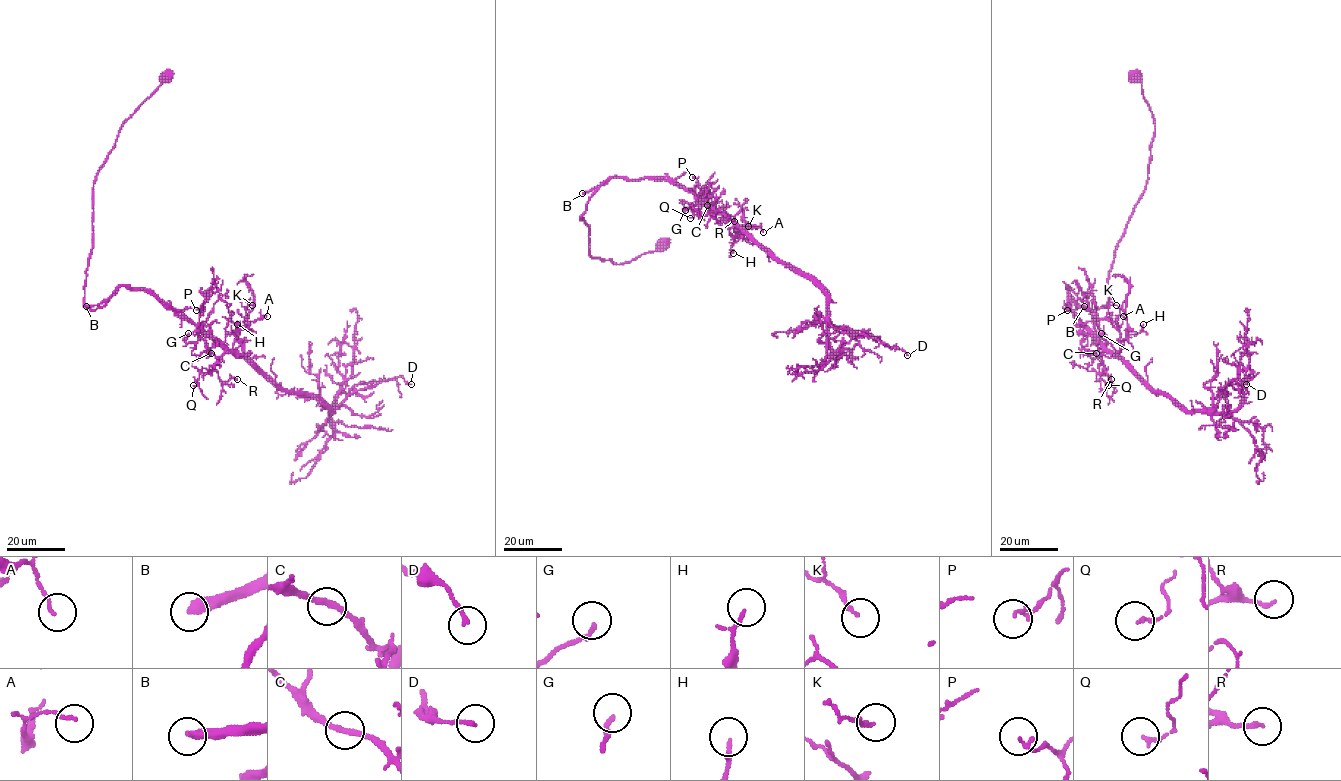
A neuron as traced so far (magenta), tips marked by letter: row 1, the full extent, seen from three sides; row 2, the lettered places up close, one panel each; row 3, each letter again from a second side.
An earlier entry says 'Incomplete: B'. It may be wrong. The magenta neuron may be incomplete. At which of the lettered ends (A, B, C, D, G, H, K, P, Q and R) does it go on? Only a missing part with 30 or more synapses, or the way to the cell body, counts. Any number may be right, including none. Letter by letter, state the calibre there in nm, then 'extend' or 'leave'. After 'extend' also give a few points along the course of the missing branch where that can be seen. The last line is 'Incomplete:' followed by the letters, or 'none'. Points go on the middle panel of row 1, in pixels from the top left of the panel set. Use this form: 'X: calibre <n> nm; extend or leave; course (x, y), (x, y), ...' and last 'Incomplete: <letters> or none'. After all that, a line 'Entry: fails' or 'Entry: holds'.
A: calibre 110 nm; leave
B: calibre 400 nm; extend
C: calibre 200 nm; leave
D: calibre 170 nm; leave
G: calibre 170 nm; leave
H: calibre 90 nm; leave
K: calibre 150 nm; leave
P: calibre 150 nm; leave
Q: calibre 140 nm; leave
R: calibre 160 nm; leave
Incomplete: B
Entry: holds

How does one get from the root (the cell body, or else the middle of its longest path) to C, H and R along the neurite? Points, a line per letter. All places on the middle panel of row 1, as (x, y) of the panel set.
C: (664, 244), (619, 264), (592, 257), (581, 219), (589, 198), (614, 176), (664, 178), (721, 212), (707, 205)
H: (664, 244), (619, 264), (592, 257), (581, 219), (589, 198), (614, 176), (669, 180), (735, 225), (733, 253)
R: (664, 244), (619, 264), (592, 257), (589, 198), (614, 176), (664, 178), (734, 221)

